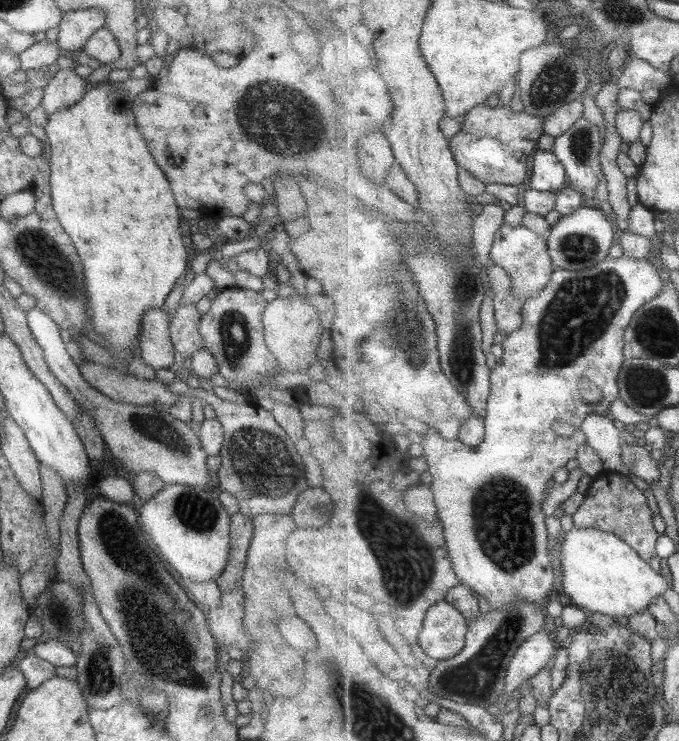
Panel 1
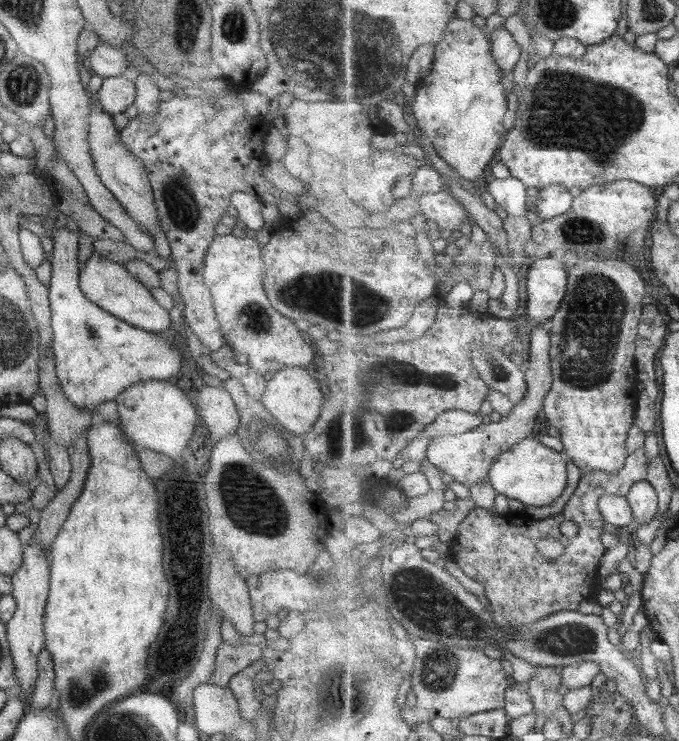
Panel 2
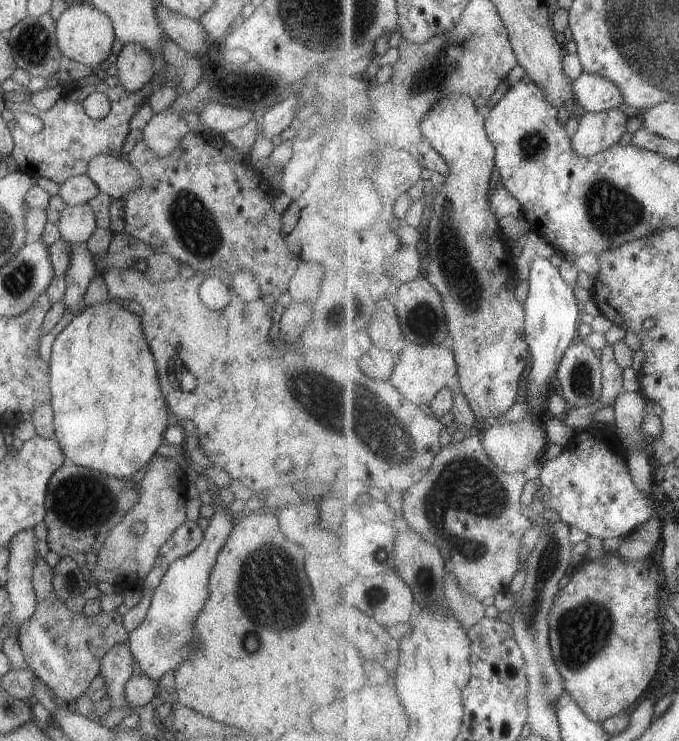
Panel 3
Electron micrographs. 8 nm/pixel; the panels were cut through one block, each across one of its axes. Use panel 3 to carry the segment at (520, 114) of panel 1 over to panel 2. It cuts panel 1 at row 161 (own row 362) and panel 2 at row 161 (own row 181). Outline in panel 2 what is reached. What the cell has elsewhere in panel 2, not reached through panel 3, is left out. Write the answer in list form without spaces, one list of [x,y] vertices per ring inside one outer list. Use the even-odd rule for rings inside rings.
[[[471,19],[451,20],[447,34],[436,45],[433,70],[421,79],[412,103],[417,133],[431,142],[440,158],[470,183],[491,164],[507,133],[503,118],[509,108],[507,92],[501,84],[505,72],[495,61],[489,32],[475,26]]]

